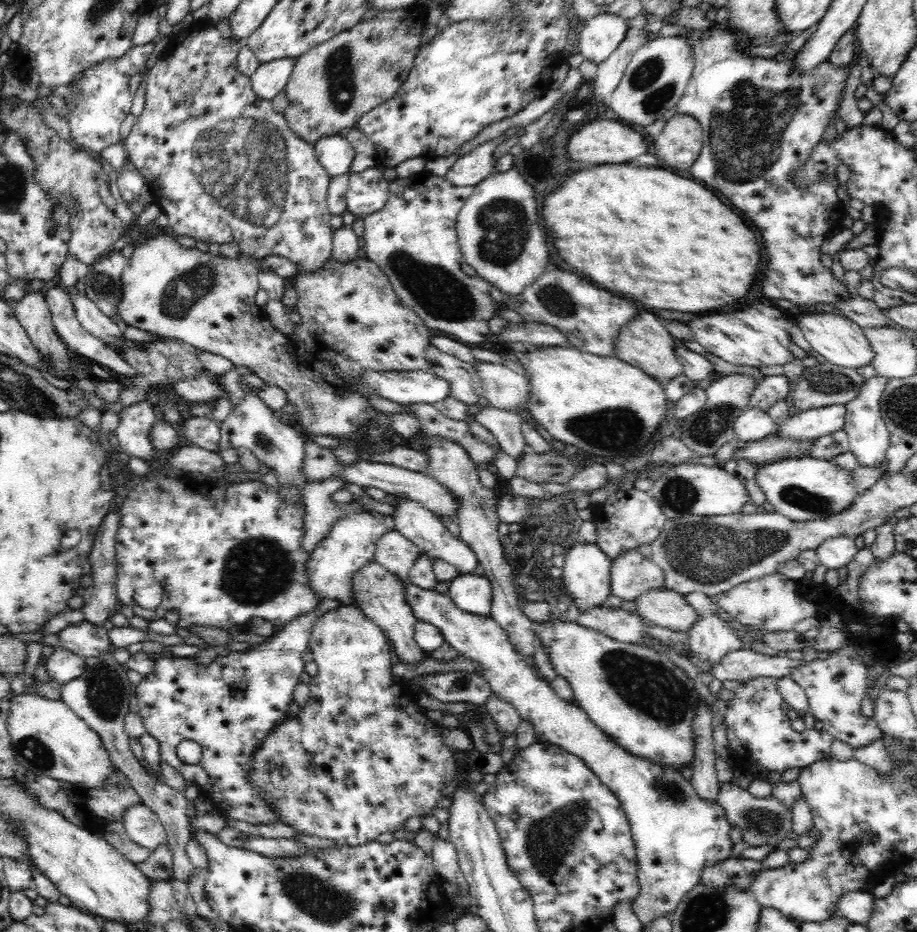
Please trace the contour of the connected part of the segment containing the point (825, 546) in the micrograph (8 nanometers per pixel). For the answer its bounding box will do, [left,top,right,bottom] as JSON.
[815,536,857,570]

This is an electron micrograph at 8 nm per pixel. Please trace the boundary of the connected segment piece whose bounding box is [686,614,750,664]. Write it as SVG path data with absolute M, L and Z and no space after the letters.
M698 615L692 626L686 630L689 648L699 656L705 664L712 664L718 657L736 649L749 648L746 642L732 628L724 623L718 615Z

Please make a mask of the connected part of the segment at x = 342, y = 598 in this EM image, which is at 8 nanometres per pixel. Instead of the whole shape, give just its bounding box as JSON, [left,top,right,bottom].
[306,513,396,605]

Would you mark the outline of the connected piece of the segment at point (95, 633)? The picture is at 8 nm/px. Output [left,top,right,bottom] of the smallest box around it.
[55,619,111,658]

